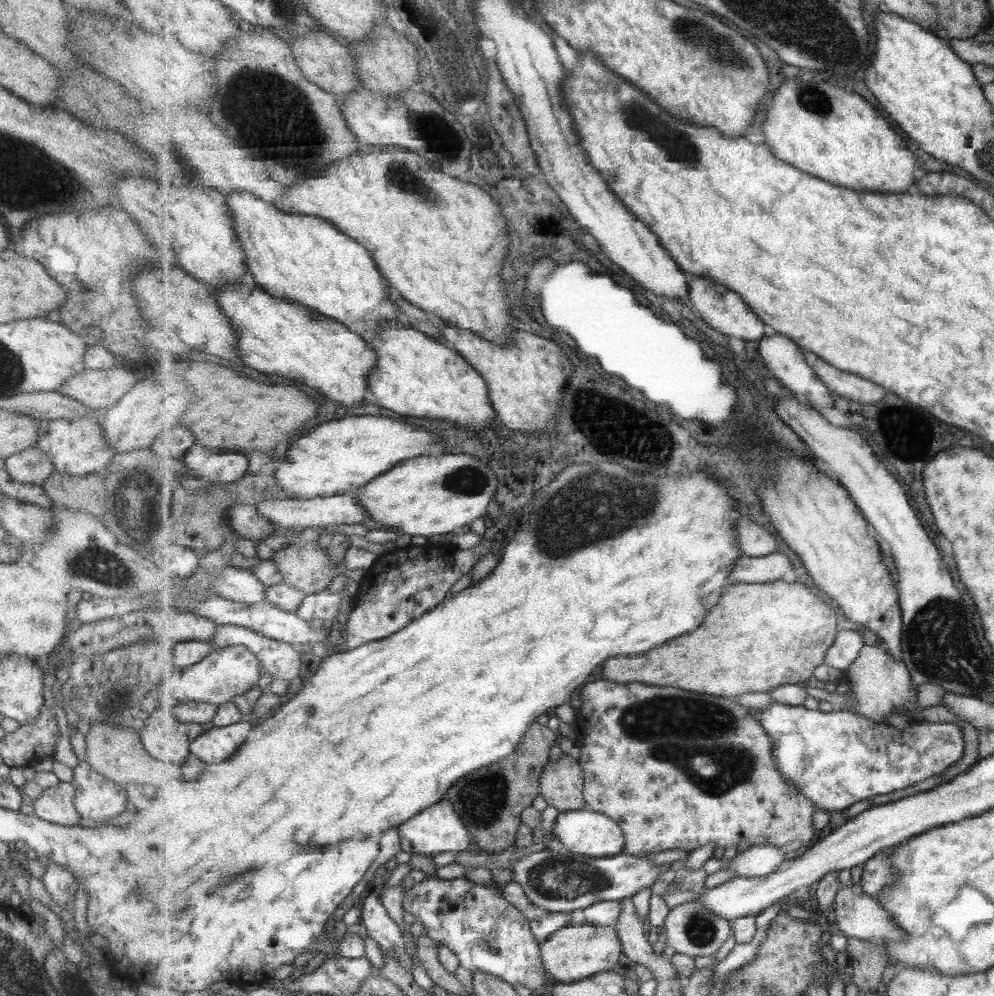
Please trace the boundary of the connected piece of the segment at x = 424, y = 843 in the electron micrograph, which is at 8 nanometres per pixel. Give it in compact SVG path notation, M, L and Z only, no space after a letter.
M443 800L443 802L427 808L411 820L403 823L397 830L401 849L412 855L421 854L433 857L435 854L441 854L441 852L461 852L461 850L468 850L467 846L473 842L468 825L455 812L451 800Z

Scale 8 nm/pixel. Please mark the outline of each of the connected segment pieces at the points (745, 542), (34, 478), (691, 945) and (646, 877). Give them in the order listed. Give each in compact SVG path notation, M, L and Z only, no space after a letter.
M740 516L737 518L736 529L738 547L743 555L759 558L777 553L777 538L766 528Z
M29 446L2 459L7 474L16 481L40 485L54 470L48 456L36 446Z
M696 901L686 902L671 908L666 914L663 924L668 942L674 950L679 954L686 954L691 957L715 954L733 932L733 925L730 920L719 916L703 903Z
M544 848L541 851L523 855L508 869L513 872L512 880L520 884L527 898L536 906L550 912L573 912L573 910L584 911L599 901L620 901L625 897L633 898L640 890L649 888L661 872L669 869L669 864L653 864L647 856L638 857L625 850L612 857L595 858L566 850L553 852L553 850Z

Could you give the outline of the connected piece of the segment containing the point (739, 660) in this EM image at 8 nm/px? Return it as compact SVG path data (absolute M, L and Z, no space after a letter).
M781 579L763 584L730 584L720 598L721 604L709 612L705 624L697 632L679 636L661 644L653 650L653 674L651 674L651 652L641 656L619 656L609 658L603 668L603 678L615 680L617 684L643 682L651 686L675 686L689 688L695 692L709 692L715 696L735 698L749 692L767 692L788 685L805 685L813 678L813 672L825 663L829 648L835 642L837 614L815 595L815 590L795 579Z

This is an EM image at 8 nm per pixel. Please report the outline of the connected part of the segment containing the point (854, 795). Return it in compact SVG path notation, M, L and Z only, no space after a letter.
M777 702L760 710L758 719L762 727L774 738L776 763L785 780L798 786L801 796L807 796L818 809L829 812L843 811L861 800L870 799L871 796L903 790L917 782L941 775L965 752L964 730L957 723L936 723L907 718L899 725L893 724L893 727L888 727L852 709L822 712L819 709L808 710L803 705L793 706Z

